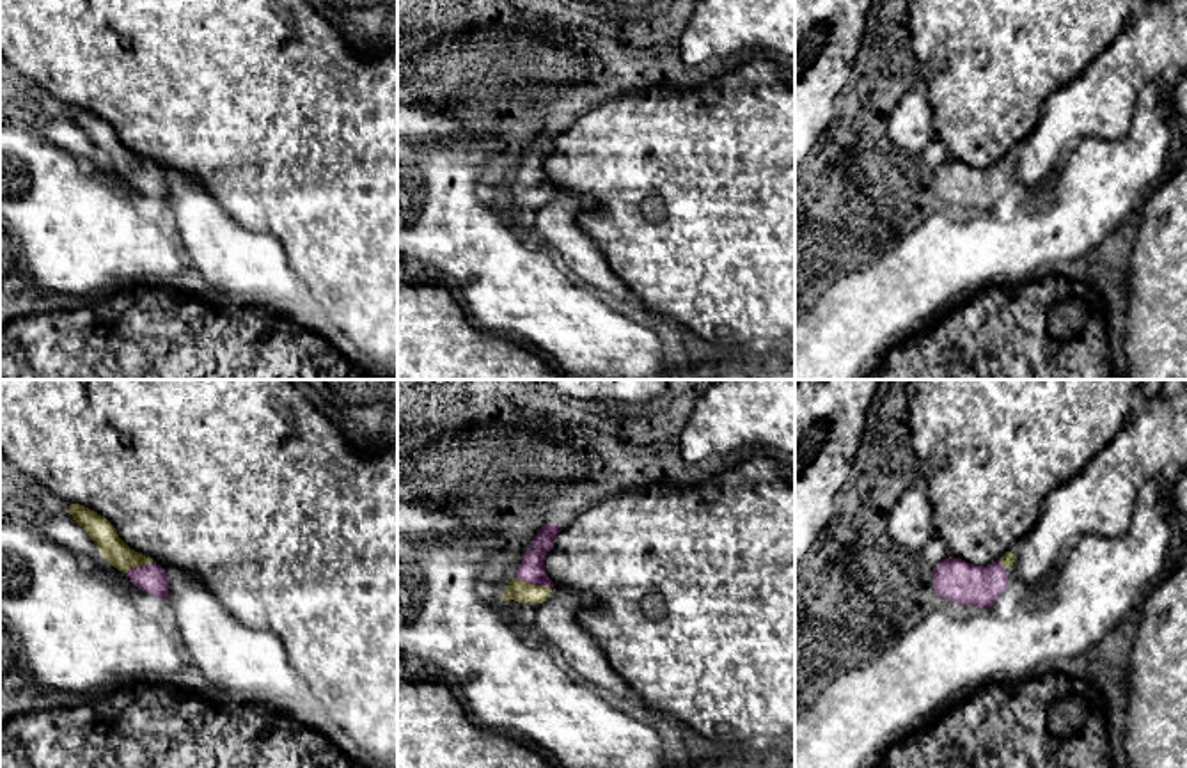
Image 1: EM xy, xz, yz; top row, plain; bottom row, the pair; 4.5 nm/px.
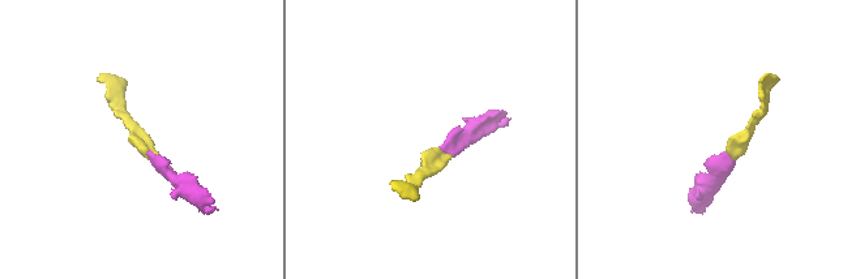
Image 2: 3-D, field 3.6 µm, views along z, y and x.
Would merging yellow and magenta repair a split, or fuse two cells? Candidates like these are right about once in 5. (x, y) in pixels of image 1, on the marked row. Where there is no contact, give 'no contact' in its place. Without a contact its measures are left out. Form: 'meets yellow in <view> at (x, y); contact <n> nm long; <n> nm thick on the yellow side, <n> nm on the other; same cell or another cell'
meets yellow in xz at (538, 586); contact 130 nm long; 100 nm thick on the yellow side, 120 nm on the other; same cell

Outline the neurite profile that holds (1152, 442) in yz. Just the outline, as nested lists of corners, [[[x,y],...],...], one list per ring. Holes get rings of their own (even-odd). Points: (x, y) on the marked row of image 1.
[[[1187,388],[1169,397],[1136,390],[1112,442],[1045,497],[1038,523],[1017,541],[1017,576],[1043,591],[1063,546],[1088,534],[1125,534],[1139,490],[1171,470],[1187,470]]]

